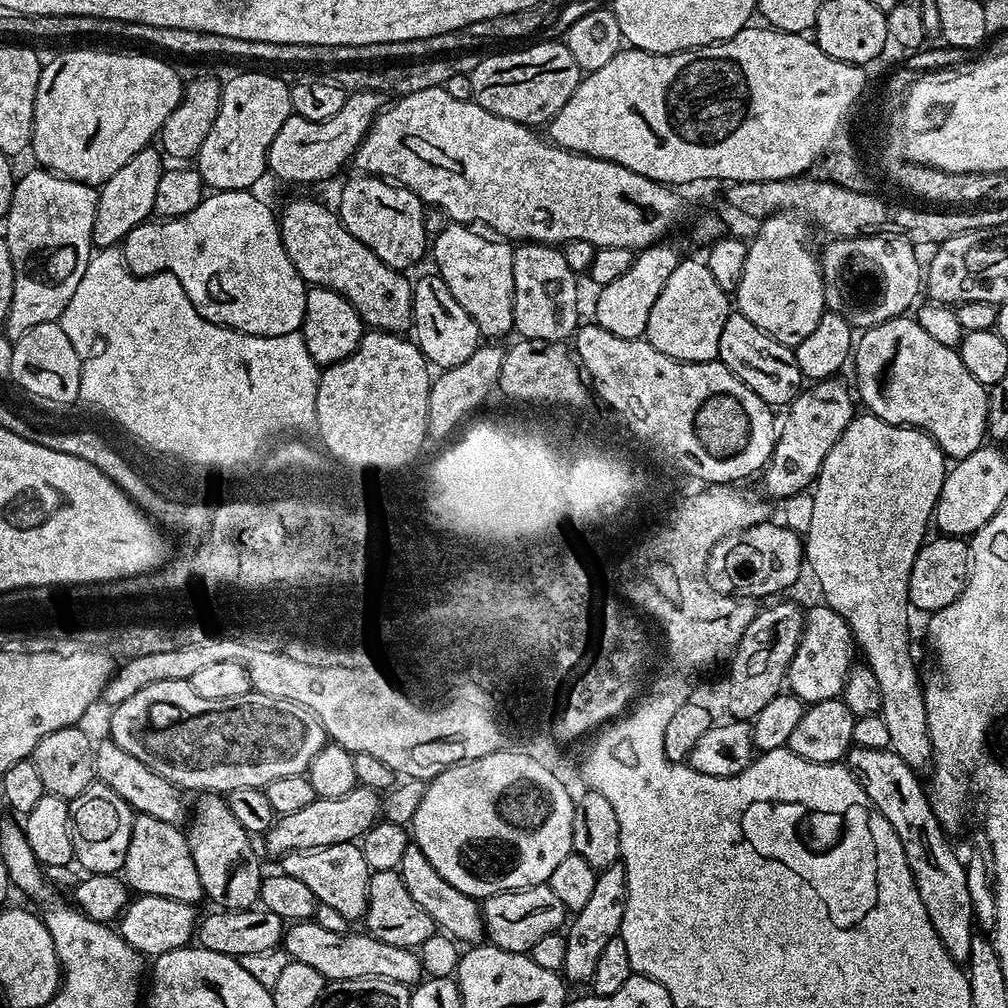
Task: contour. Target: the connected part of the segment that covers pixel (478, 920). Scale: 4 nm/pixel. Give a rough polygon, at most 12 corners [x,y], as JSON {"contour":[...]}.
{"contour":[[420,847],[398,869],[410,898],[443,935],[485,939],[482,908],[454,890]]}

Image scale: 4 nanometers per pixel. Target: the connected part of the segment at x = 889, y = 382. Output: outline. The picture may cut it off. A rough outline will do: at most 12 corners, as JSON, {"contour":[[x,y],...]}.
{"contour":[[915,319],[867,329],[856,388],[953,461],[985,443],[988,394]]}

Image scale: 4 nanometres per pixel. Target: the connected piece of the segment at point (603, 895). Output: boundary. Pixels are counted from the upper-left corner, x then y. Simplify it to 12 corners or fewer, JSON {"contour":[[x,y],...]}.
{"contour":[[623,863],[597,875],[566,928],[570,979],[591,981],[617,939],[627,893]]}

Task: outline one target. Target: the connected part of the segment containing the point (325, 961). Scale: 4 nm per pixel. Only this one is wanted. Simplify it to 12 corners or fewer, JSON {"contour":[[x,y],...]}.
{"contour":[[313,922],[282,948],[328,982],[422,979],[413,949]]}

